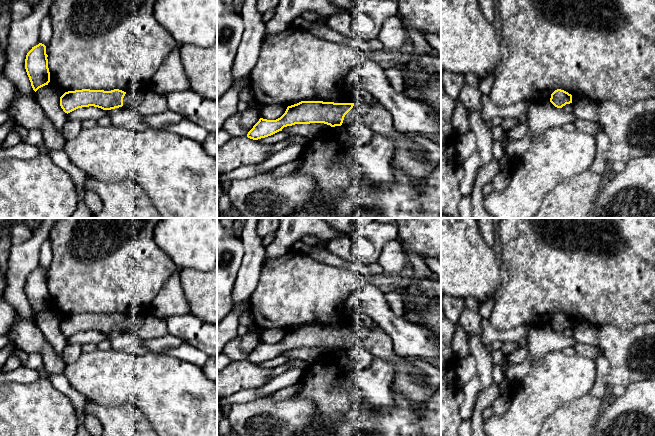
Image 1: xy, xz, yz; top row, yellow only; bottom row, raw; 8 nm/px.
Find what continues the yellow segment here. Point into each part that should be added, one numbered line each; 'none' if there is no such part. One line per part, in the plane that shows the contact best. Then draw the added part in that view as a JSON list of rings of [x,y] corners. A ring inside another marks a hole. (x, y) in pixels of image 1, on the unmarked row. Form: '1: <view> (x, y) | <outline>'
1: xz (415, 379) | [[[377,324],[370,327],[355,327],[353,332],[345,339],[341,350],[348,352],[355,347],[364,348],[374,357],[387,359],[394,366],[396,375],[391,388],[398,394],[406,397],[415,409],[418,409],[430,399],[433,393],[441,386],[441,370],[421,358],[398,358],[393,351],[392,341],[389,335]]]

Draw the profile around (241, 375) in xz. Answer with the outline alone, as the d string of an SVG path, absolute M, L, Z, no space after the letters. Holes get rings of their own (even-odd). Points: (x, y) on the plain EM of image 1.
M247 360L232 361L217 372L217 398L243 390L258 389L271 380L271 371L272 369L260 368Z

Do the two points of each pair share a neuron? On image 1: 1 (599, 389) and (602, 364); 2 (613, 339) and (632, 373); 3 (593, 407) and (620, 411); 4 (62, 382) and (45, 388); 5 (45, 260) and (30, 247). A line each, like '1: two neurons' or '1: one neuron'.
1: one neuron
2: one neuron
3: two neurons
4: two neurons
5: two neurons

